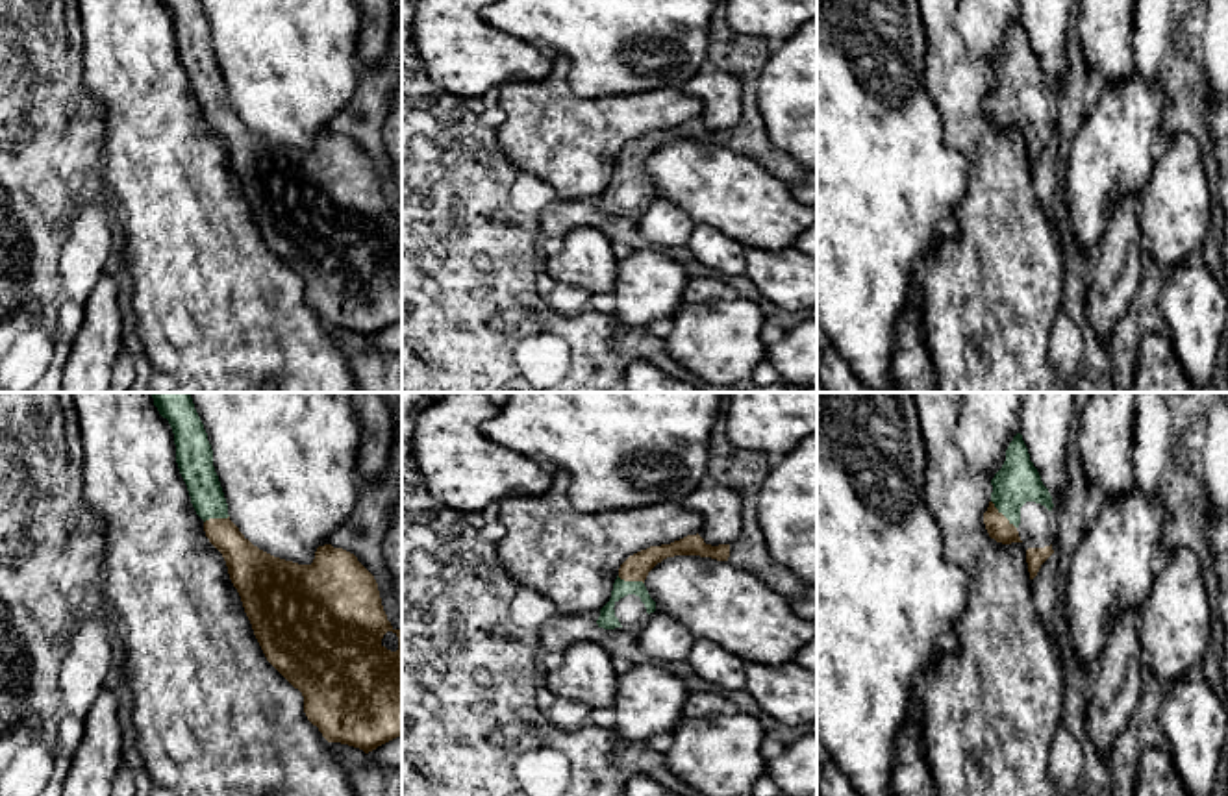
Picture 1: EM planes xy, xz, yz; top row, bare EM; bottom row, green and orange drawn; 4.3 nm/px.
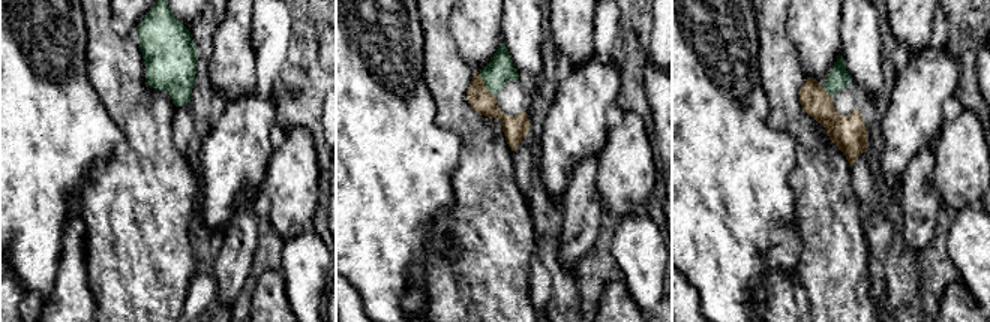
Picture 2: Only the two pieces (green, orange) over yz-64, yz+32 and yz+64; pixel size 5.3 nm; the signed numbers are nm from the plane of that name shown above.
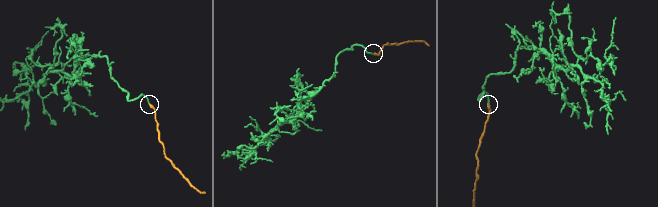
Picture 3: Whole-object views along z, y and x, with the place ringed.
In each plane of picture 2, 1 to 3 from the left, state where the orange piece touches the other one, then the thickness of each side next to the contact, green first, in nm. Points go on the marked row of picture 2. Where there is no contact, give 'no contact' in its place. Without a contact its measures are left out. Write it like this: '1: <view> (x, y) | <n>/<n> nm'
1: no contact
2: yz+32 (485, 86) | 150/130 nm
3: yz+64 (827, 92) | 120/190 nm

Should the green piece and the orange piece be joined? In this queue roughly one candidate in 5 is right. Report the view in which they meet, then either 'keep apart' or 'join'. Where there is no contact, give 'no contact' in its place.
yz | join

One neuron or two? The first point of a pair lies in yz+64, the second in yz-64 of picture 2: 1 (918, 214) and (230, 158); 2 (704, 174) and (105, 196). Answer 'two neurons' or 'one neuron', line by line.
1: two neurons
2: two neurons

